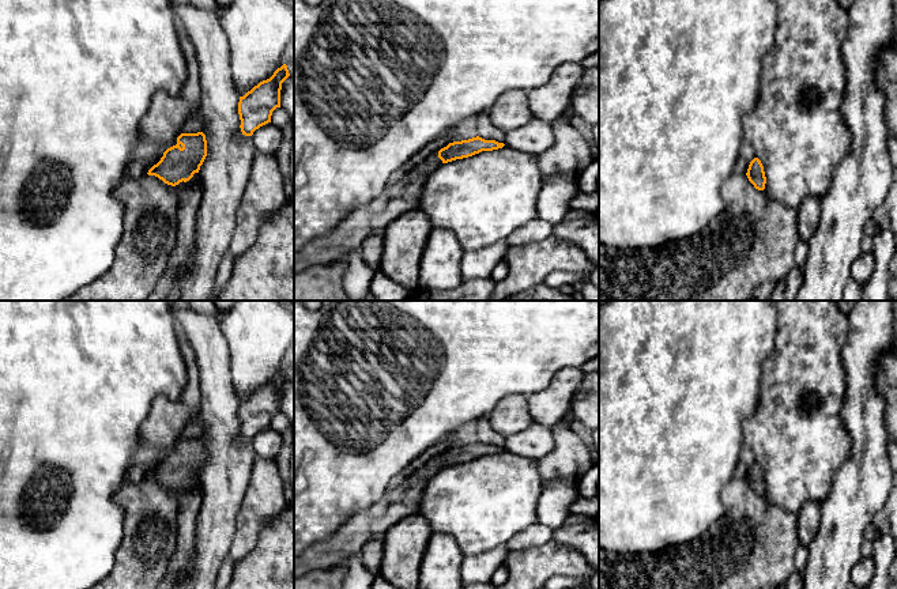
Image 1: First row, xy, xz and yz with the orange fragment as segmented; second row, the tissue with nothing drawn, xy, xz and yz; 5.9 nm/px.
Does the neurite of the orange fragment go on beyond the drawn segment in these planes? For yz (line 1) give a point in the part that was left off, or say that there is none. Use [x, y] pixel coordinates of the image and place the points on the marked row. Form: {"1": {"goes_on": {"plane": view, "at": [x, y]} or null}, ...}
{"1": {"goes_on": null}}

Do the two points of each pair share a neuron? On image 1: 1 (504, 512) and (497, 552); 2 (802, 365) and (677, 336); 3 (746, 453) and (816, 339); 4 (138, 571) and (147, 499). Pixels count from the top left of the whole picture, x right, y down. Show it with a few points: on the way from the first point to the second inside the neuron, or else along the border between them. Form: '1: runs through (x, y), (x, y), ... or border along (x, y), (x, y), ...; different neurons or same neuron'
1: border along (504, 543), (468, 557); different neurons
2: border along (776, 325), (775, 346), (762, 365), (760, 388); different neurons
3: border along (745, 446), (752, 452), (756, 461); different neurons
4: runs through (138, 554), (135, 525), (142, 517); same neuron

